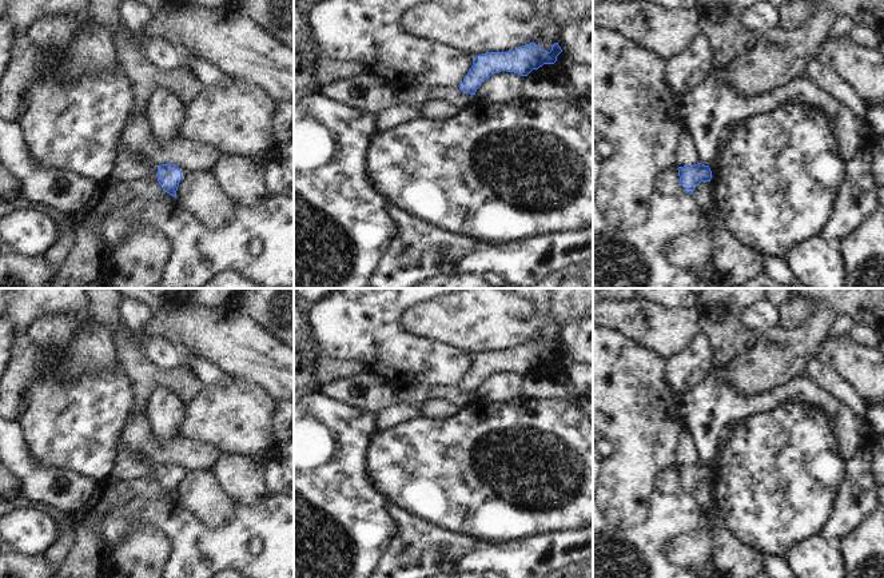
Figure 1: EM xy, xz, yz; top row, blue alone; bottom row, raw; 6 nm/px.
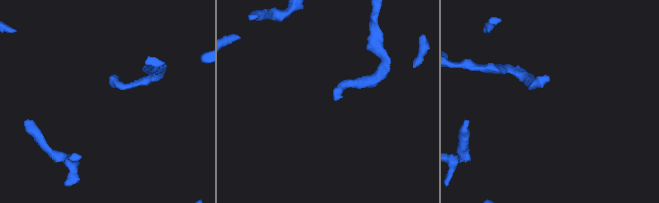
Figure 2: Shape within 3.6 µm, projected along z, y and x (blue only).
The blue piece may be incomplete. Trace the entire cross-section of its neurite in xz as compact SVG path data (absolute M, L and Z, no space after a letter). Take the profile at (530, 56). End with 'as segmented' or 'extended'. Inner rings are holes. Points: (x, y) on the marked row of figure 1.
M533 41L511 52L478 55L473 59L469 73L458 87L462 92L475 95L481 84L491 75L506 71L527 76L533 69L538 69L543 64L554 64L561 52L558 43L554 43L551 51L546 52Z; as segmented

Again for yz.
M697 163L694 166L678 167L680 184L692 195L701 182L710 182L712 171L709 166Z; as segmented

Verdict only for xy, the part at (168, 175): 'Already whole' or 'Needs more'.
Already whole

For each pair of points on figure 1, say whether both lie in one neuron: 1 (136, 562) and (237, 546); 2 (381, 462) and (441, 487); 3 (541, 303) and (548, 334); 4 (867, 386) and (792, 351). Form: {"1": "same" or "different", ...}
{"1": "different", "2": "same", "3": "same", "4": "different"}

